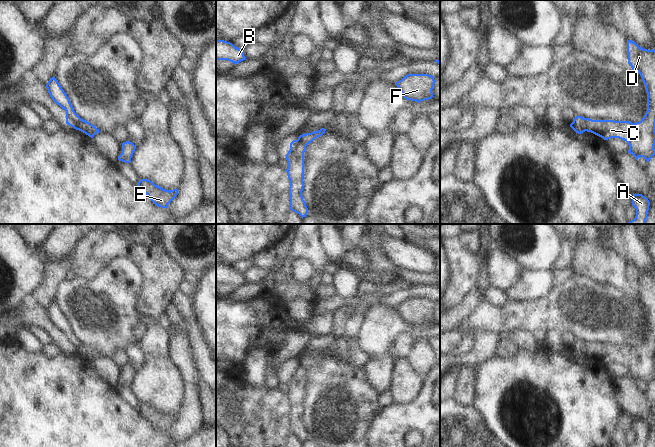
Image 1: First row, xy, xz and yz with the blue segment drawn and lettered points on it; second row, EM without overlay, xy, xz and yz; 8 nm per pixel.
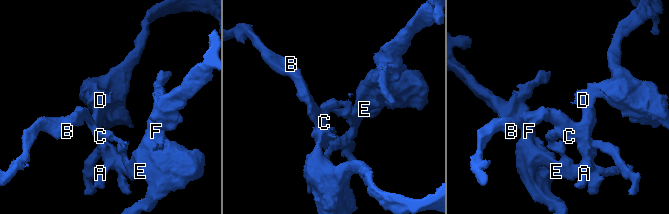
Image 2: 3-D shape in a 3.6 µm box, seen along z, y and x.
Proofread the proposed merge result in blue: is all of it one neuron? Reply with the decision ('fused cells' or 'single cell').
fused cells

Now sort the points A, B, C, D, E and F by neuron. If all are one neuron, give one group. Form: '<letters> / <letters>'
A B C D / E F

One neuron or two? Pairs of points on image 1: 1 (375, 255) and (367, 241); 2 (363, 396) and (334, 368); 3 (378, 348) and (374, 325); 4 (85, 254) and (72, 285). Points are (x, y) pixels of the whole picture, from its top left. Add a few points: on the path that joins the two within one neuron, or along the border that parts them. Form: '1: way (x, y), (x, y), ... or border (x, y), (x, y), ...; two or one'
1: border (363, 249), (378, 247), (388, 261); two
2: way (356, 390), (341, 375); one
3: way (377, 342), (377, 331); one
4: border (98, 273), (90, 279), (70, 277); two

